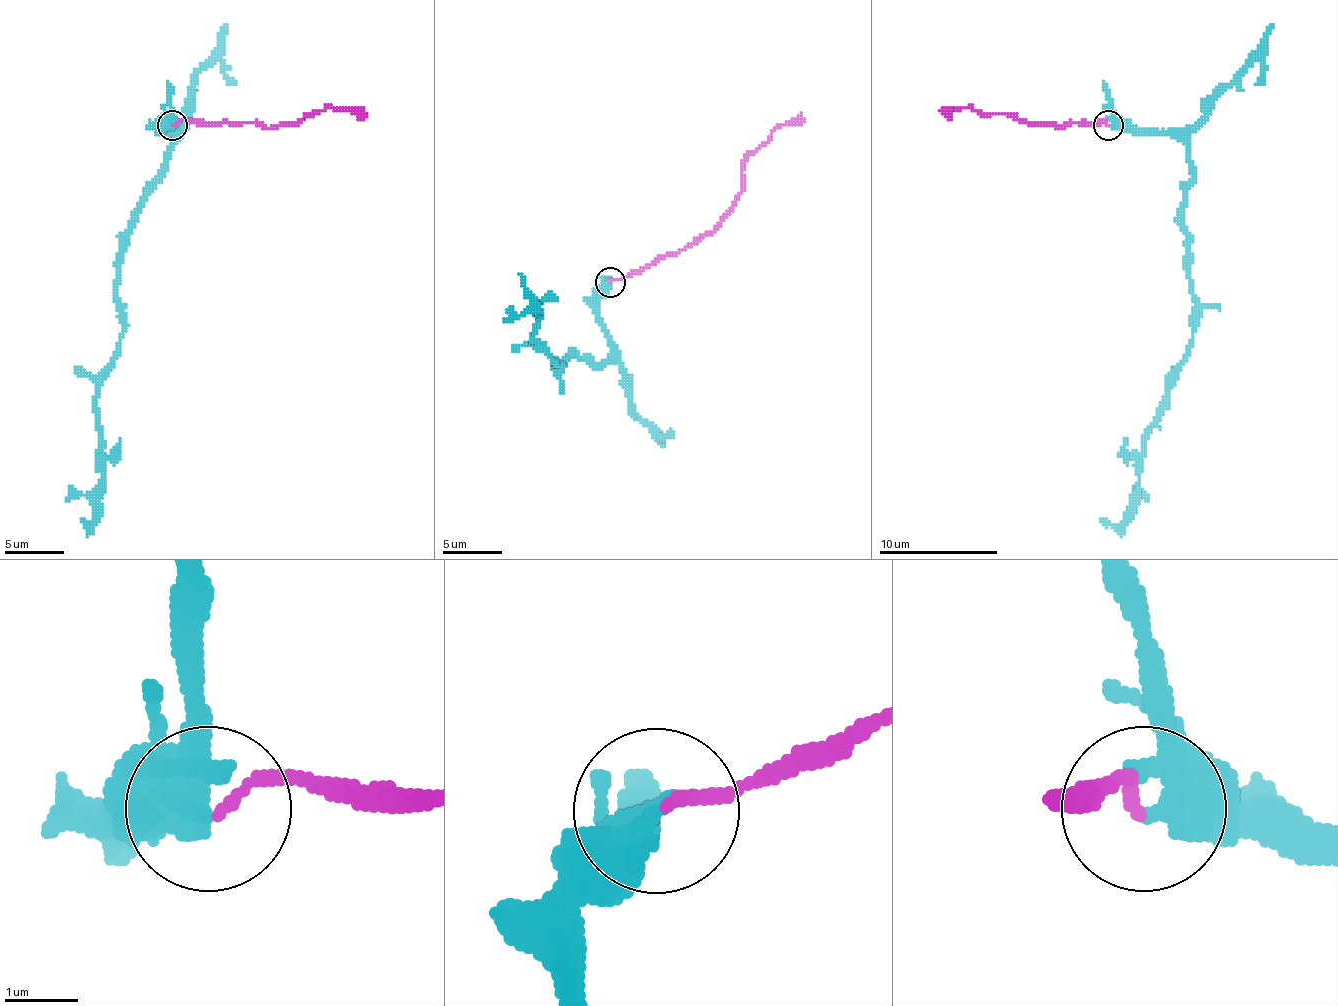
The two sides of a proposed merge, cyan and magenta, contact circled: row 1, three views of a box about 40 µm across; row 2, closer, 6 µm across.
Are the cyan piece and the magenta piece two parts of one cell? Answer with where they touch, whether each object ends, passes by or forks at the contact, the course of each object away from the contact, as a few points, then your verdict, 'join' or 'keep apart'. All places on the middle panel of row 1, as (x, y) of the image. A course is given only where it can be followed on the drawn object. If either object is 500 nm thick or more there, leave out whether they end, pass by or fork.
(610, 282) | cyan passes by | magenta ends | cyan via (611, 282), (599, 300), (611, 351), (599, 366), (578, 357), (557, 369), (533, 339), (539, 318), (518, 274) | magenta via (611, 282), (640, 274), (709, 235), (742, 190), (742, 163), (777, 128), (798, 125), (804, 119) | keep apart

